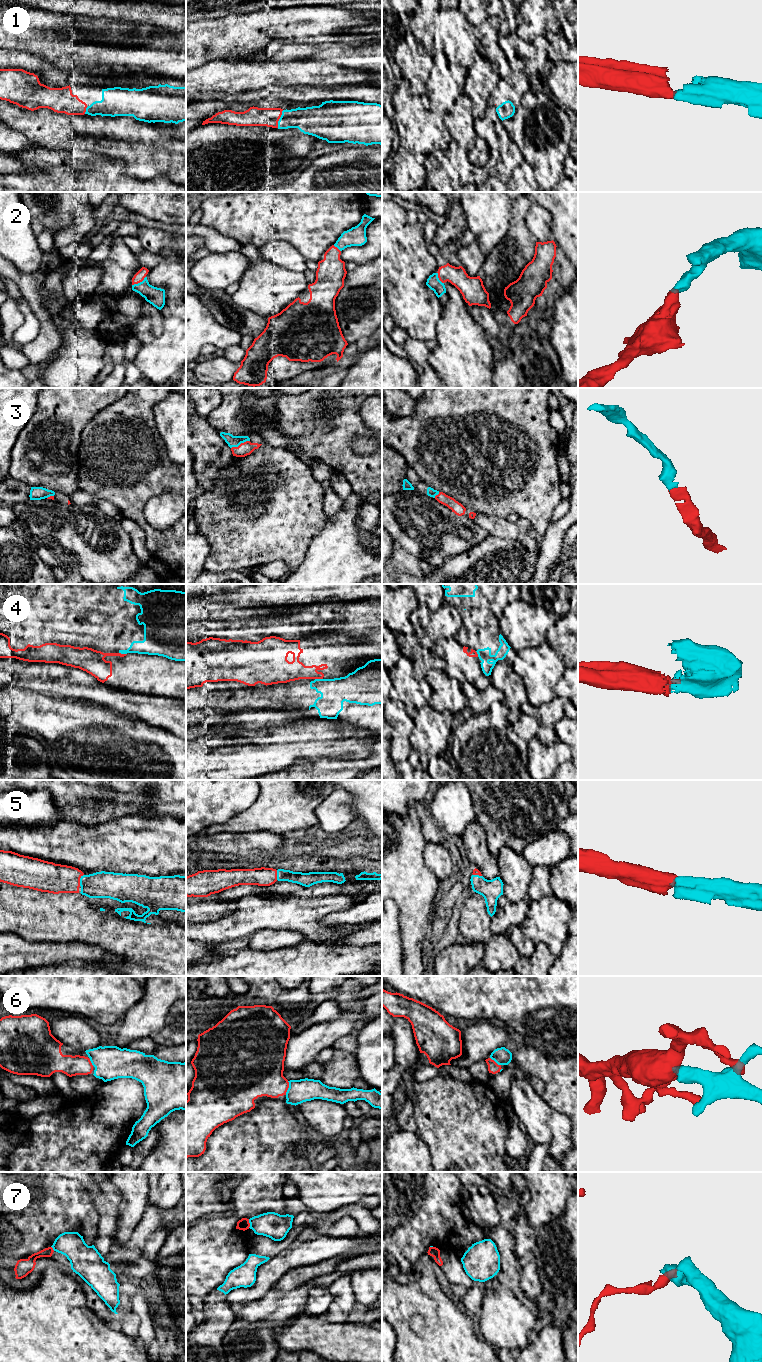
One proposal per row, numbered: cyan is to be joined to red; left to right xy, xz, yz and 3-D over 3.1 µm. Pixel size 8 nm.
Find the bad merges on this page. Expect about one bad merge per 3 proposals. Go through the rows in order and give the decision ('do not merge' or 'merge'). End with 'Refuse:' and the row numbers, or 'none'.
1: merge
2: merge
3: merge
4: do not merge
5: merge
6: merge
7: do not merge
Refuse: 4, 7

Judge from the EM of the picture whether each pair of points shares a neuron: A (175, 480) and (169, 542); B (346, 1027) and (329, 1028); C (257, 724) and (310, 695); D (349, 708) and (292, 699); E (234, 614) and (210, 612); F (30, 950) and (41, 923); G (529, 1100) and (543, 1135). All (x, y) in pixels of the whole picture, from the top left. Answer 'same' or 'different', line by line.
A: same
B: same
C: different
D: same
E: same
F: different
G: same

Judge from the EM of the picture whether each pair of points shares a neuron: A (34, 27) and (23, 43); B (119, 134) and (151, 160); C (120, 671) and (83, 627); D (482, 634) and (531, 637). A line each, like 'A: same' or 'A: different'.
A: same
B: same
C: different
D: different

